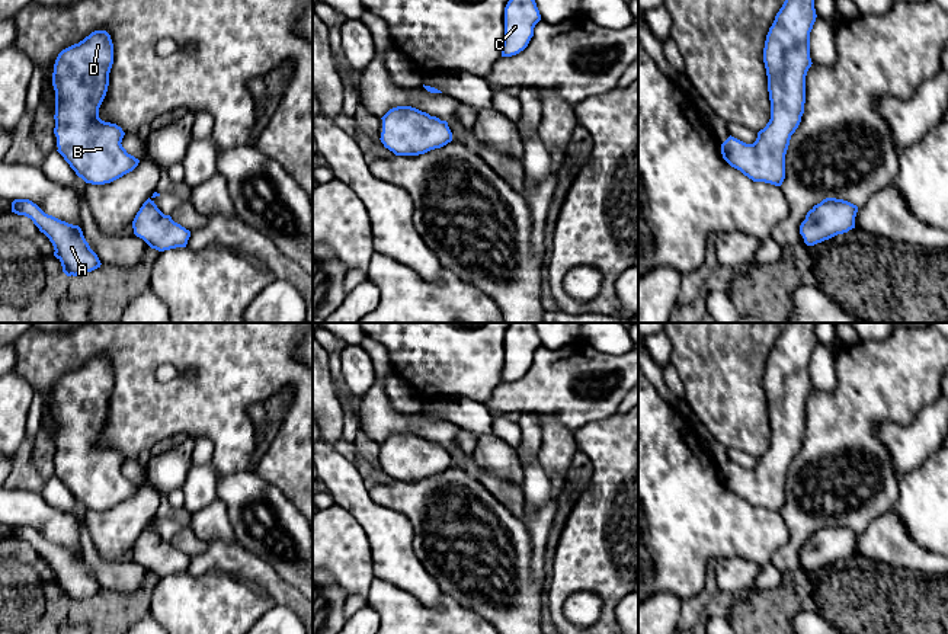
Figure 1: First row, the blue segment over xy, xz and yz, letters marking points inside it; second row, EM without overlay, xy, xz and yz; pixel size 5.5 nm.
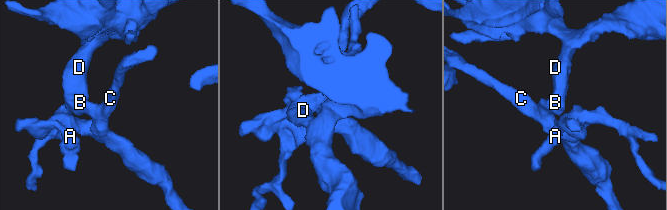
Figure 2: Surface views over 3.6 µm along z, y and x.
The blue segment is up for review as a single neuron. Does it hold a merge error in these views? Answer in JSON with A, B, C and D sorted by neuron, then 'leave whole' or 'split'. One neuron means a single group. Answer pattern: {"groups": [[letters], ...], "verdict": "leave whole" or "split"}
{"groups": [["A", "B", "C", "D"]], "verdict": "leave whole"}

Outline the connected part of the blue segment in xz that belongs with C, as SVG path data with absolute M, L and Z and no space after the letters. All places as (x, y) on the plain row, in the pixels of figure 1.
M510 323L505 333L502 382L512 382L523 377L539 346L541 340L534 323Z

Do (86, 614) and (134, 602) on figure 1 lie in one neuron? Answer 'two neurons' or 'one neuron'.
one neuron

